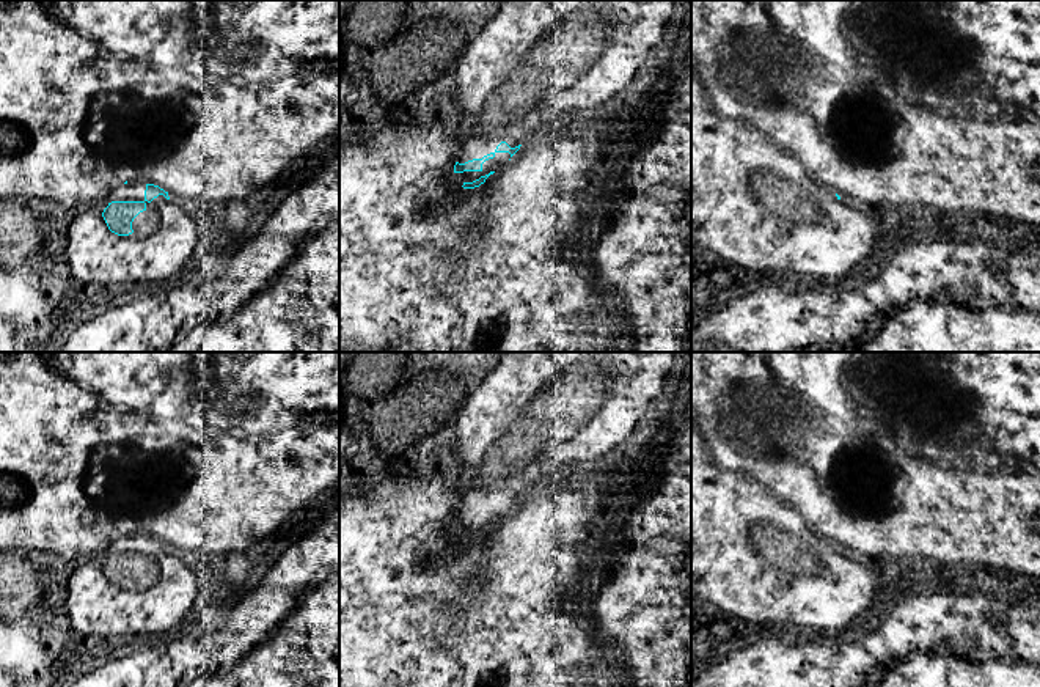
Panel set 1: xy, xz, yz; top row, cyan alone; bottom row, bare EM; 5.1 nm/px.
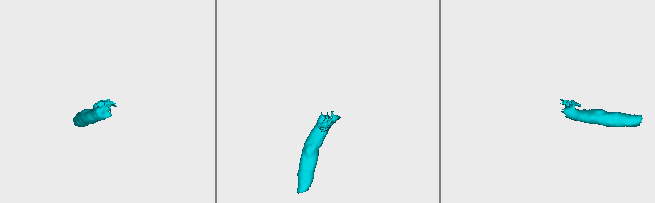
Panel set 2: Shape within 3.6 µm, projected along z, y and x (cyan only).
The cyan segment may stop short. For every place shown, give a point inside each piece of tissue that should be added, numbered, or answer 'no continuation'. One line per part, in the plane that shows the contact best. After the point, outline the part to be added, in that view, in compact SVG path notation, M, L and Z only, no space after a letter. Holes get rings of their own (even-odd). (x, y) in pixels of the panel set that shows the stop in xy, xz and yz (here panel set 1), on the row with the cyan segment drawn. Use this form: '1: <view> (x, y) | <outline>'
1: xy (165, 238) | M127 181L116 186L104 201L77 214L60 242L58 256L68 264L74 280L90 283L152 283L163 281L182 270L201 242L201 230L179 204L159 195L151 203L145 200L146 182ZM112 201L145 201L146 209L134 222L134 233L118 236L112 233L102 217Z

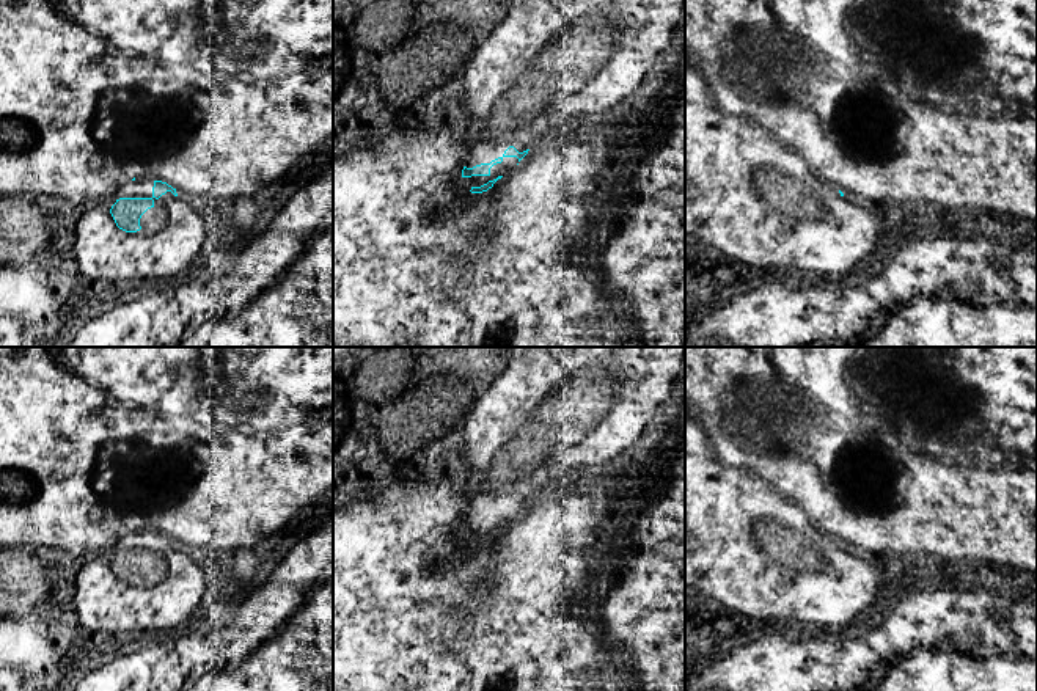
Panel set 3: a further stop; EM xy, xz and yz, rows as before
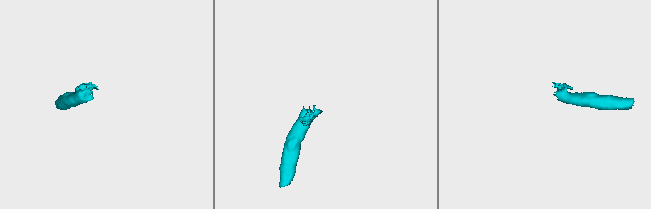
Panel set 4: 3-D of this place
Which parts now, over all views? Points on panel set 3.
1: xy (173, 234) | M135 177L124 182L112 198L85 210L68 239L66 253L75 261L82 276L97 280L160 280L171 278L190 267L209 239L209 226L187 201L167 192L159 199L152 196L154 179ZM119 198L152 198L154 206L141 218L141 229L126 232L119 229L110 214Z

